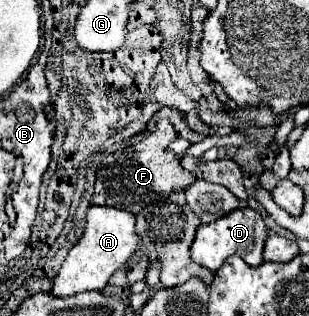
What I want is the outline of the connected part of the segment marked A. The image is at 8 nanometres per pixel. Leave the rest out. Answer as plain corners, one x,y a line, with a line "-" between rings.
91,205
87,213
87,229
77,245
69,251
65,263
61,265
51,295
55,297
71,297
83,291
101,291
109,277
121,269
127,259
137,253
141,247
141,237
135,233
135,215
131,211

